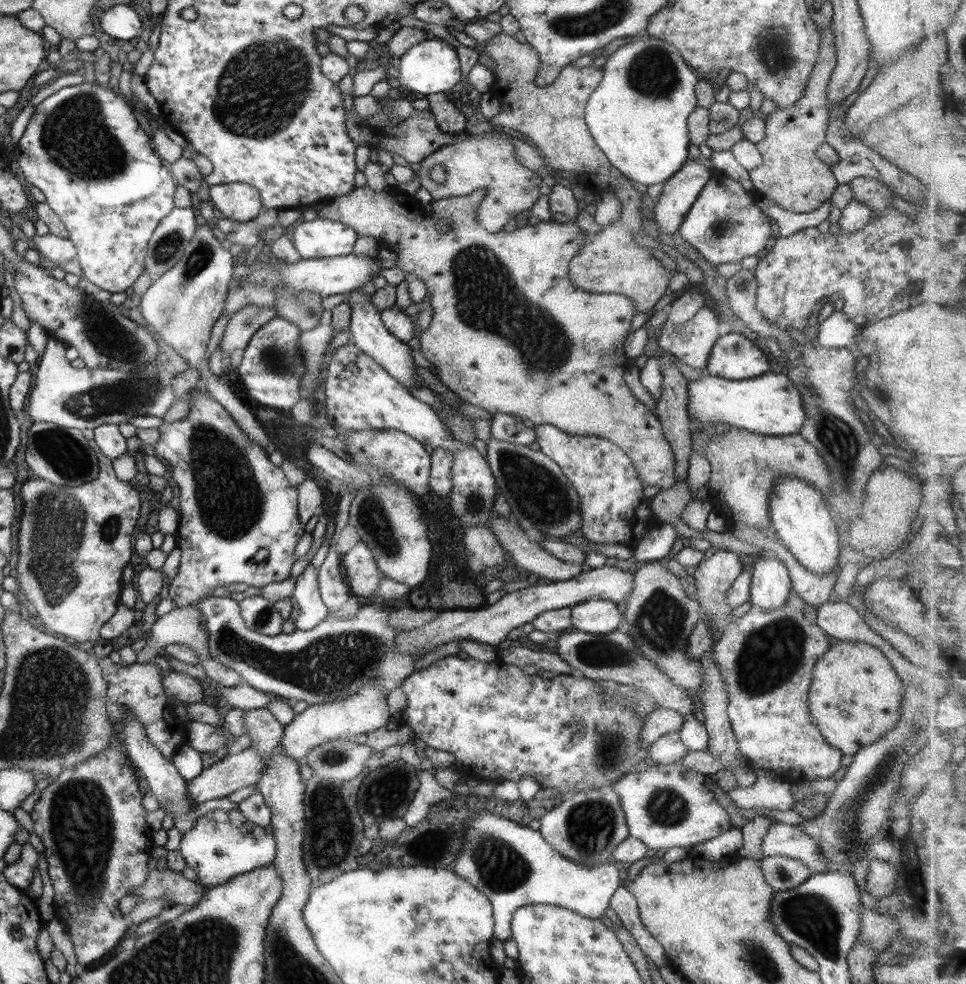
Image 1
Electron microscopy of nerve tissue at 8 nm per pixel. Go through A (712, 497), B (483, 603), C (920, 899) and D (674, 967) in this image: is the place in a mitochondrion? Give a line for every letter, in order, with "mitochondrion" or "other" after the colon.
A: other
B: other
C: other
D: other

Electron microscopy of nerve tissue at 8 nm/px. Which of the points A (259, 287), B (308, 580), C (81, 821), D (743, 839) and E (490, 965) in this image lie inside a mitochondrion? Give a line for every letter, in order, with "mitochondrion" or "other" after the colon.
A: mitochondrion
B: other
C: mitochondrion
D: other
E: other

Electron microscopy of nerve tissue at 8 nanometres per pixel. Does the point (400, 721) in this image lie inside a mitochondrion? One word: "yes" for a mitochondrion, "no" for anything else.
no

